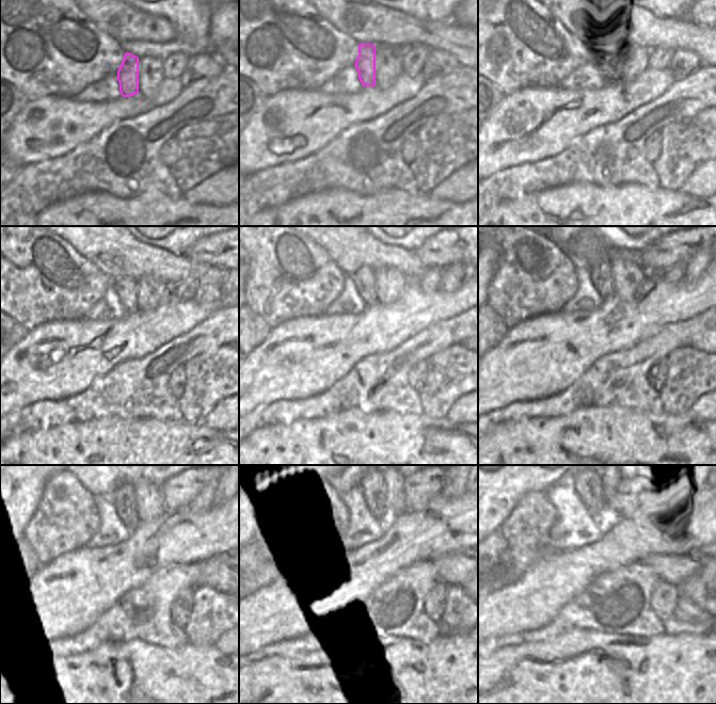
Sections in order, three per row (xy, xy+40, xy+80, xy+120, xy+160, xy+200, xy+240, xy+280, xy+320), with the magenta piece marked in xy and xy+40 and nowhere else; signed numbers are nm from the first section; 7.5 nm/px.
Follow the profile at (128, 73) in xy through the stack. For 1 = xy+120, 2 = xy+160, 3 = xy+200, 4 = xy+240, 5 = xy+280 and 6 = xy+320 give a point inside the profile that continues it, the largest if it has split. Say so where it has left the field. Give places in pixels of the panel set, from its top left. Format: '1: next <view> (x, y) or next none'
1: next xy+120 (126, 288)
2: next xy+160 (364, 280)
3: next xy+200 (601, 271)
4: next xy+240 (123, 498)
5: next xy+280 (358, 501)
6: next xy+320 (589, 486)

